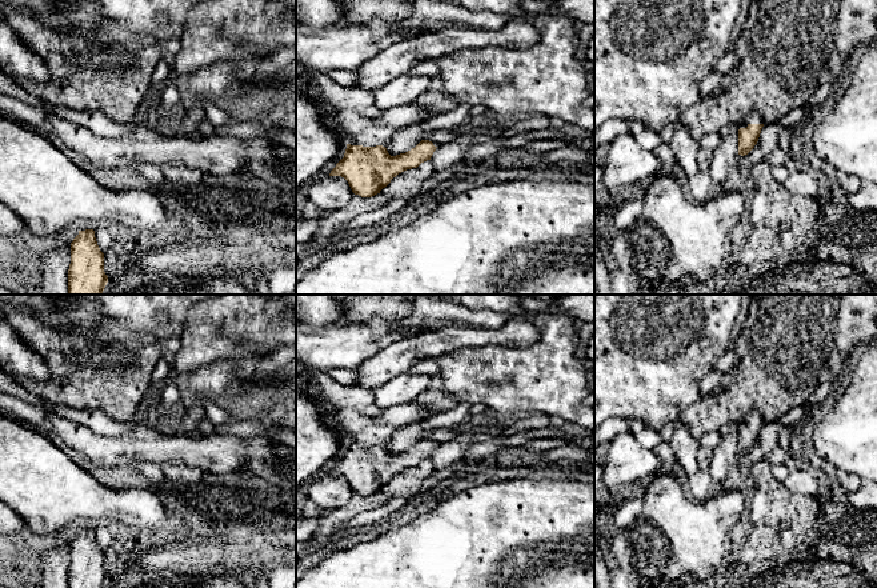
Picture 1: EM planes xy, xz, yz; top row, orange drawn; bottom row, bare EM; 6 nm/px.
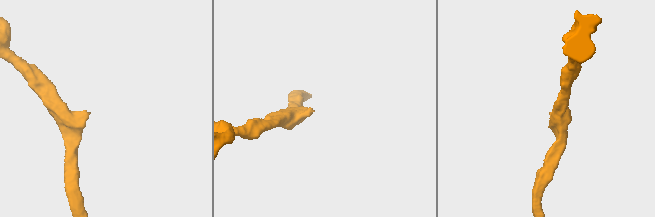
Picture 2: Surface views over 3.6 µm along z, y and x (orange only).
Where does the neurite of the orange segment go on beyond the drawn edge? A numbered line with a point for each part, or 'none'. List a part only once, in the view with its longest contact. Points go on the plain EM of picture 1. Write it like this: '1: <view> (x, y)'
1: yz (753, 416)

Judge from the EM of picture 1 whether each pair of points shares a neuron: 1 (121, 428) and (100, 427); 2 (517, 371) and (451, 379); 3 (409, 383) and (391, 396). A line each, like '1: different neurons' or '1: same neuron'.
1: same neuron
2: same neuron
3: same neuron

